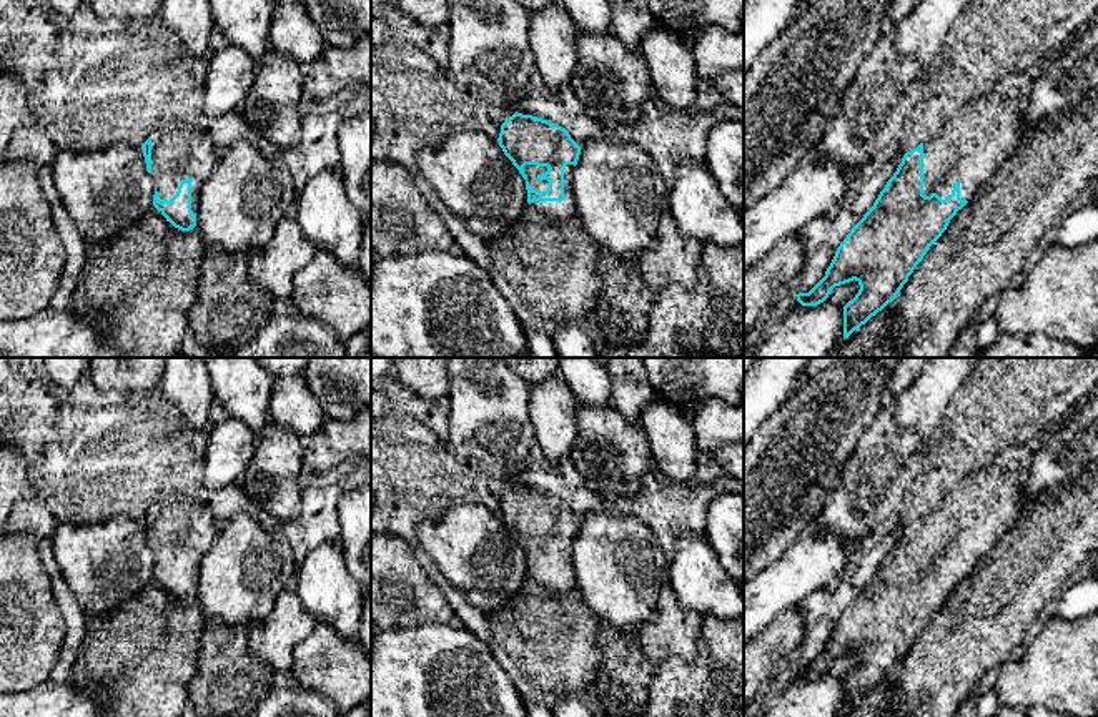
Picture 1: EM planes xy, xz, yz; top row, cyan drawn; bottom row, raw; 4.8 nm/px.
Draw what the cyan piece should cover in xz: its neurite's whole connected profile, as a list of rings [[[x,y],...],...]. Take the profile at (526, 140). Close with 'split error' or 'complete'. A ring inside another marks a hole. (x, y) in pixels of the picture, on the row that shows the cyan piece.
[[[516,111],[501,125],[497,141],[526,180],[529,205],[557,220],[576,216],[572,173],[581,146],[566,128]]]; split error

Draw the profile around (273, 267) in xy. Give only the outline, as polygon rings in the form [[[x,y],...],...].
[[[286,215],[271,240],[248,255],[250,279],[271,294],[273,304],[293,304],[293,278],[314,253],[316,248],[301,231],[294,215]]]

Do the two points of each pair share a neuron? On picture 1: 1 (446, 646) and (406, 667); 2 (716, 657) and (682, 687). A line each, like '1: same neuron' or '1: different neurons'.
1: same neuron
2: same neuron

